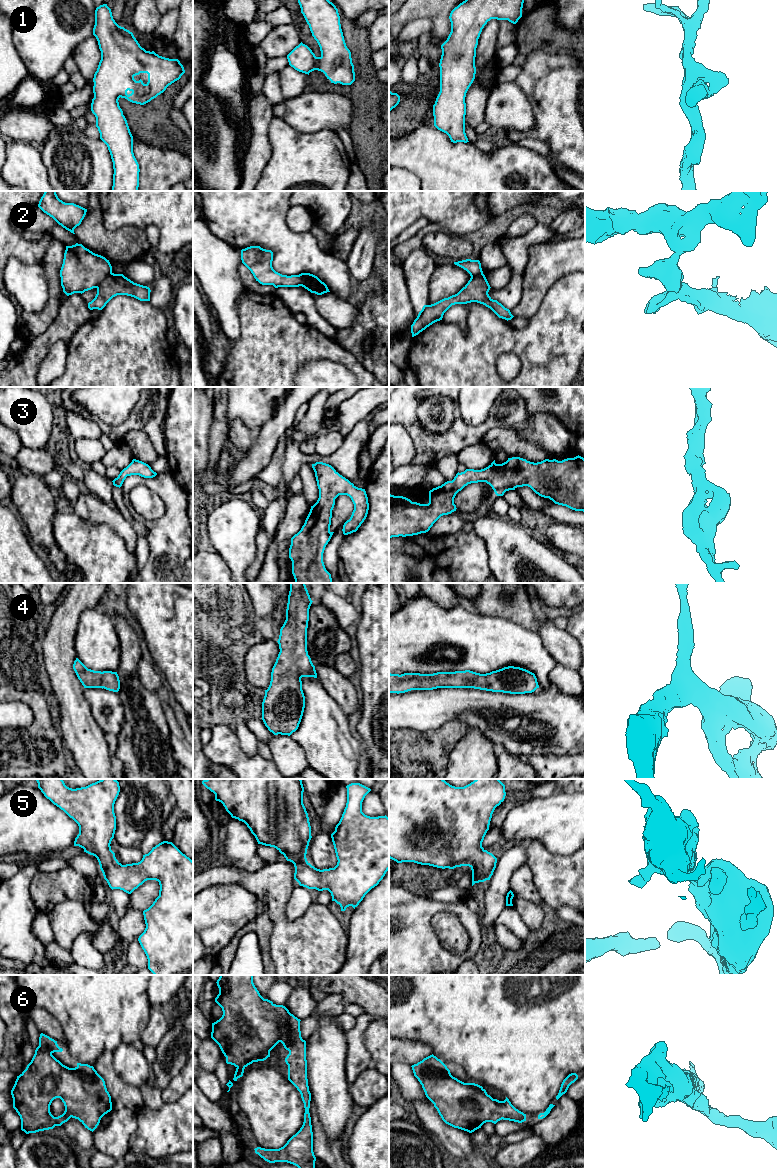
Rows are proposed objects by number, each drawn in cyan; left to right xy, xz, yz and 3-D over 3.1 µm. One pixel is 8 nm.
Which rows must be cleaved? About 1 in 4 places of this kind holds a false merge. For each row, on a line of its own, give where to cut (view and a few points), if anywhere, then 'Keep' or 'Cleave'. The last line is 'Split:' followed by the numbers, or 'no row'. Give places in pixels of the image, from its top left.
1: No split. Keep
2: Split along xy (111, 272), (95, 287). Cleave
3: No split. Keep
4: No split. Keep
5: No split. Keep
6: No split. Keep
Split: 2

